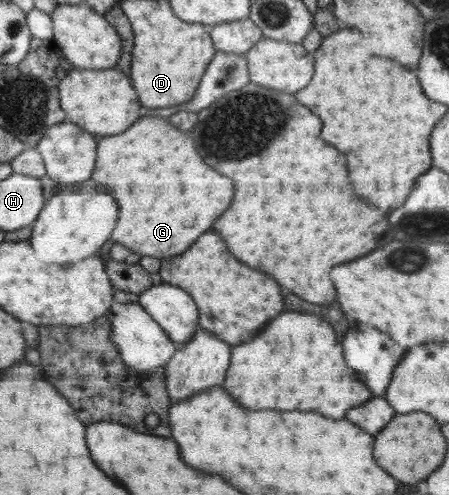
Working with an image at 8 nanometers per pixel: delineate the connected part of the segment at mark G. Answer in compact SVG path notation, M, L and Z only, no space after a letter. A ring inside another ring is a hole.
M144 116L127 131L112 136L103 136L97 143L95 169L90 177L98 184L111 189L111 195L119 203L119 221L110 238L114 244L123 244L142 257L169 259L189 249L201 233L205 233L213 221L231 205L235 185L229 177L217 173L197 155L193 139L175 129L166 118Z

